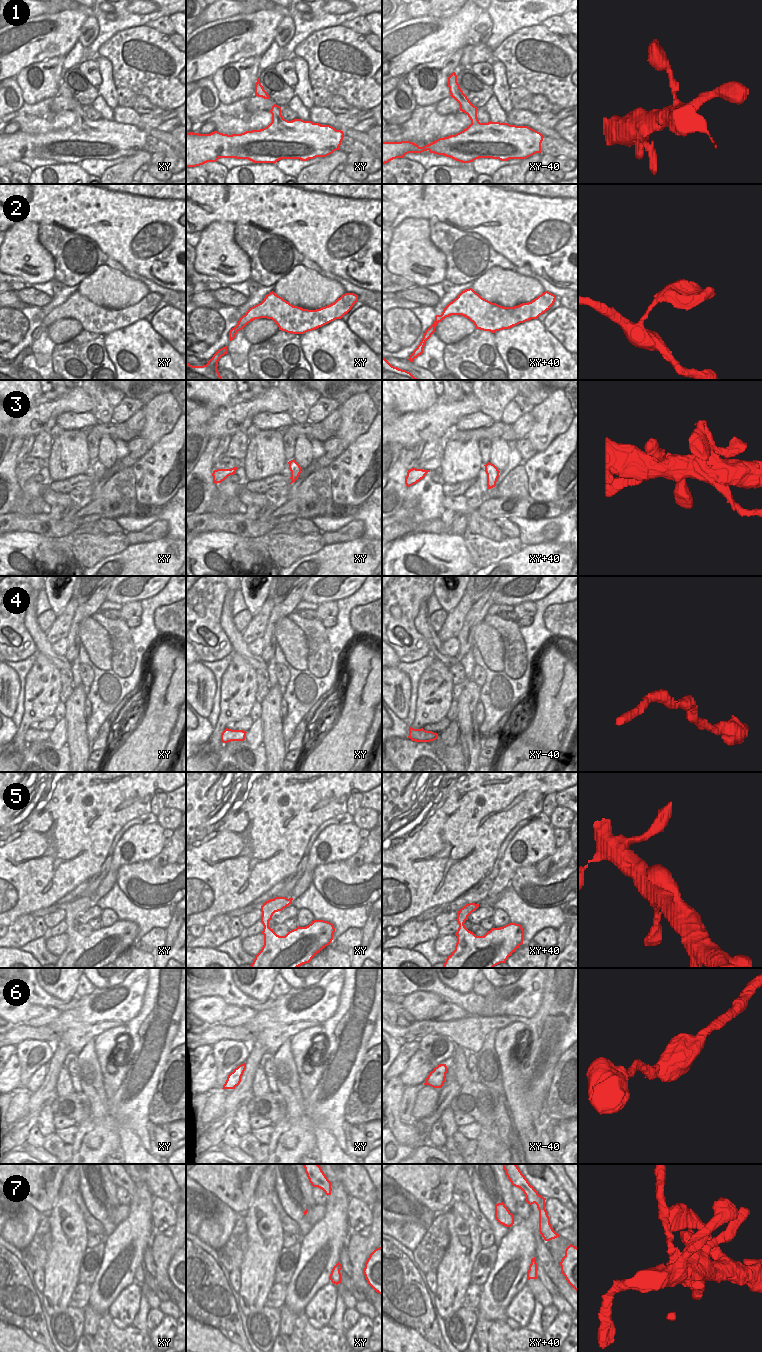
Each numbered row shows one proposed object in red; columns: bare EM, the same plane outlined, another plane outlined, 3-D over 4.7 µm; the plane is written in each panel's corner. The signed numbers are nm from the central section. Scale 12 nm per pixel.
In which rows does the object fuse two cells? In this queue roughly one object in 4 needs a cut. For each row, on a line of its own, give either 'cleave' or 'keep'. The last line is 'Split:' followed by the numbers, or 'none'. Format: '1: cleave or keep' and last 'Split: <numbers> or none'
1: keep
2: keep
3: keep
4: keep
5: keep
6: keep
7: keep
Split: none

